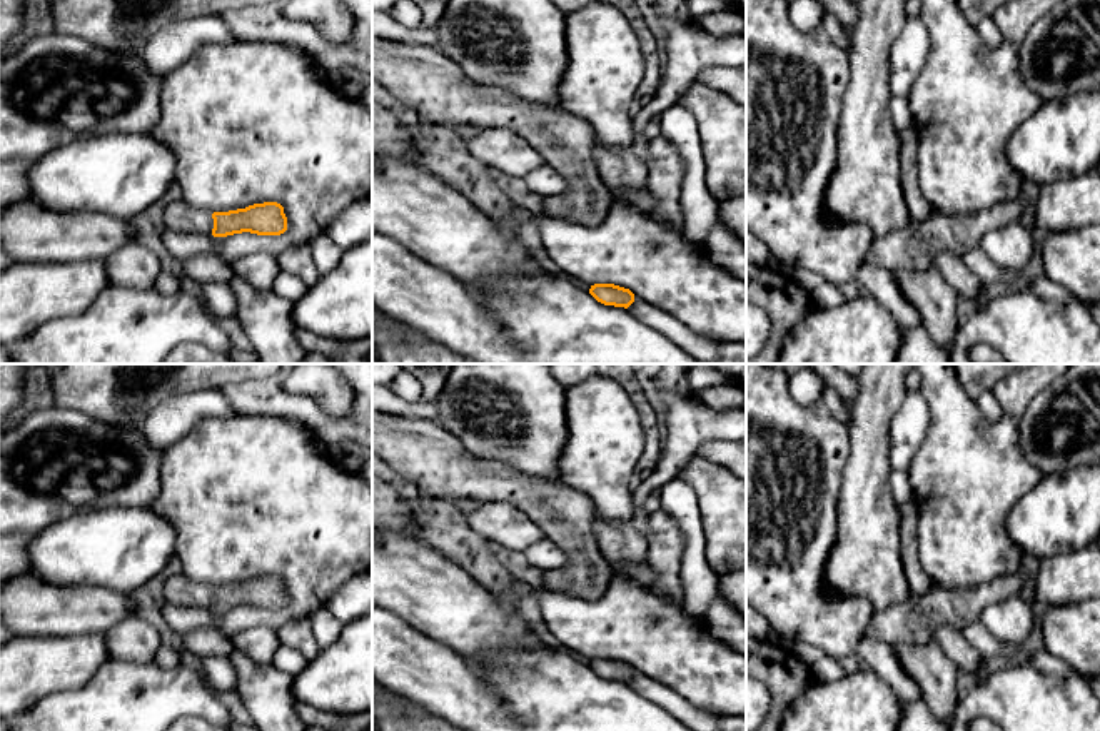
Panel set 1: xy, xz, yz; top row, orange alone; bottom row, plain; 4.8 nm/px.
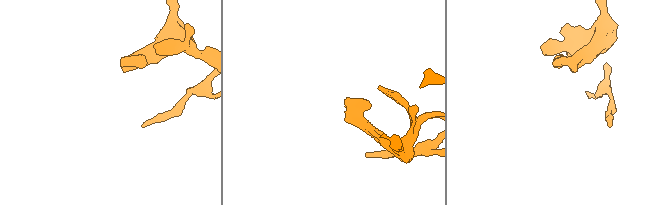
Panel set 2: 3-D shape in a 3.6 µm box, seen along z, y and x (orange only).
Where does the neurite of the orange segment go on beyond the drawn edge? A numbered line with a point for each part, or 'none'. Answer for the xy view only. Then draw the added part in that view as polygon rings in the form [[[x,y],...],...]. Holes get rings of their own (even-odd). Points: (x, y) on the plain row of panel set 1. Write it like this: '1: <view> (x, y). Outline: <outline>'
1: xy (179, 589). Outline: [[[184,572],[169,577],[159,591],[159,597],[162,597],[165,604],[187,606],[197,609],[212,609],[214,602],[212,586],[195,582],[189,579]]]

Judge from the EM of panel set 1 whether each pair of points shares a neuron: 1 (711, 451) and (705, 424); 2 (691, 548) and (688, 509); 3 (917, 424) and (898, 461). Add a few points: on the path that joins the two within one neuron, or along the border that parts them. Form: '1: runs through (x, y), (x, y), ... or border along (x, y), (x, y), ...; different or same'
1: border along (728, 439), (706, 439), (696, 453); different
2: runs through (691, 538), (690, 519); same
3: runs through (908, 433), (902, 453); same

